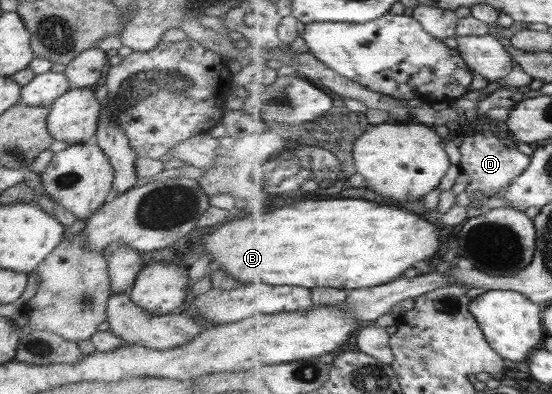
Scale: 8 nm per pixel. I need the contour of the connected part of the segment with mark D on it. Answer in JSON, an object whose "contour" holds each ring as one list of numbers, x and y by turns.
{"contour":[[476,132,474,135,467,136,461,142,459,151,461,158,458,167,460,172,467,174,470,178,465,192,471,200,473,200,472,194,477,190,485,197,496,197,500,189,512,183,531,165,530,156,526,156,516,147,506,146,492,132,486,132,486,134]]}

